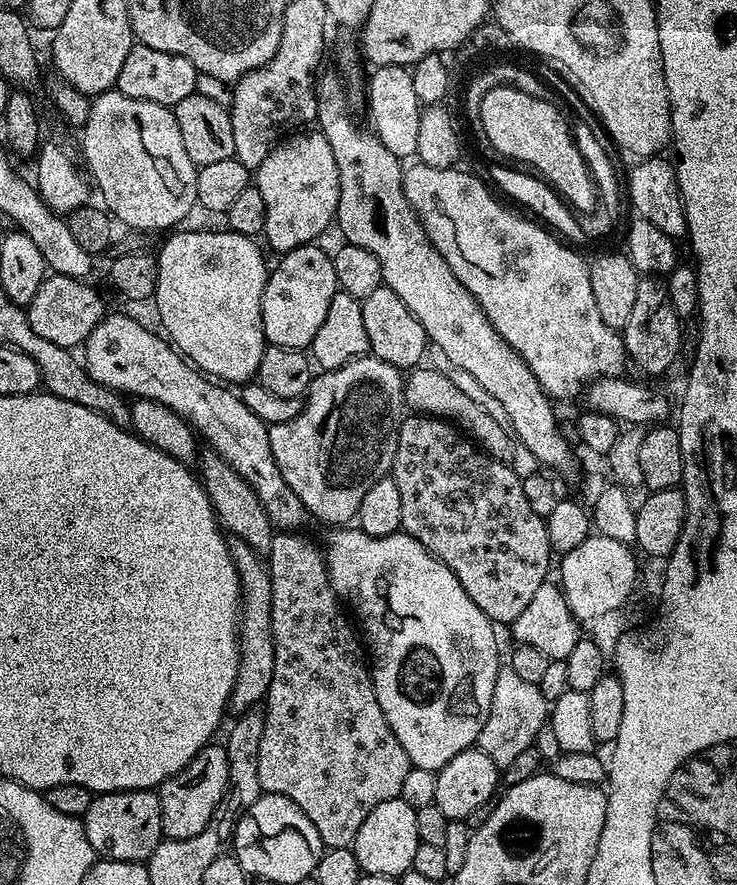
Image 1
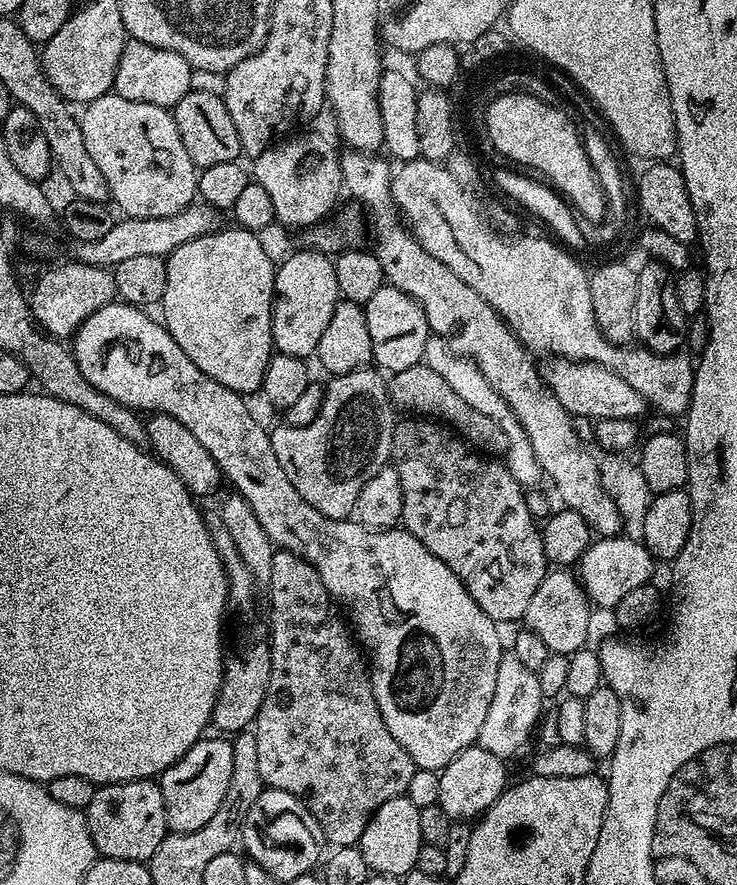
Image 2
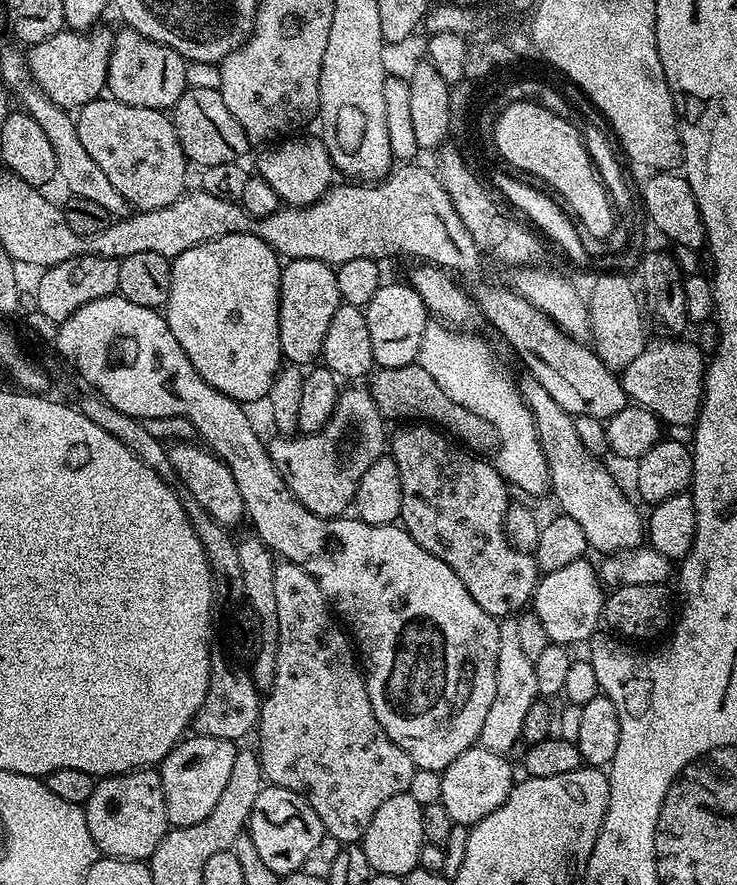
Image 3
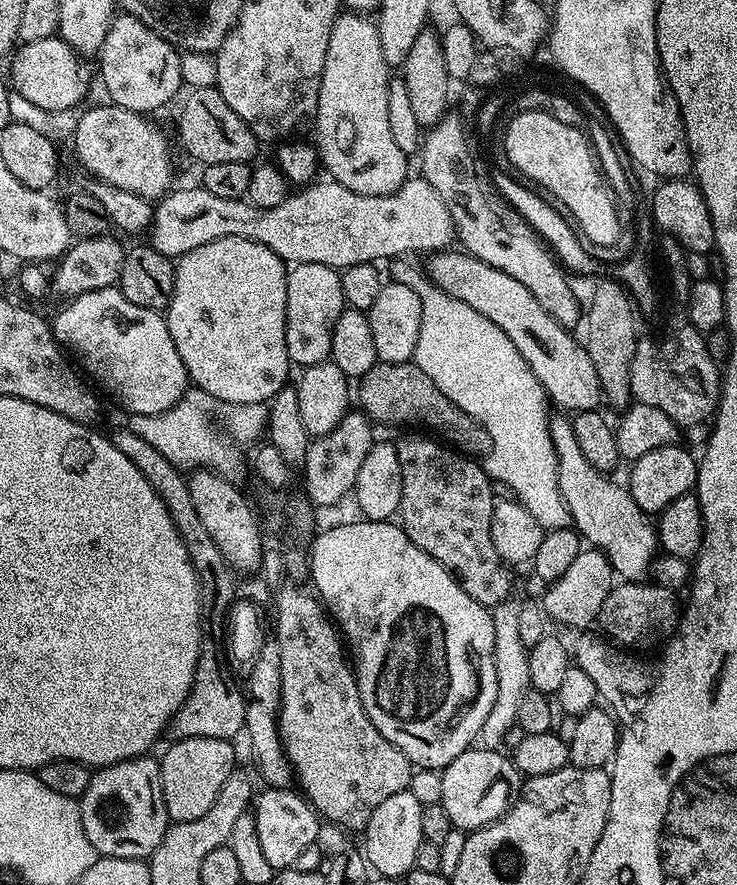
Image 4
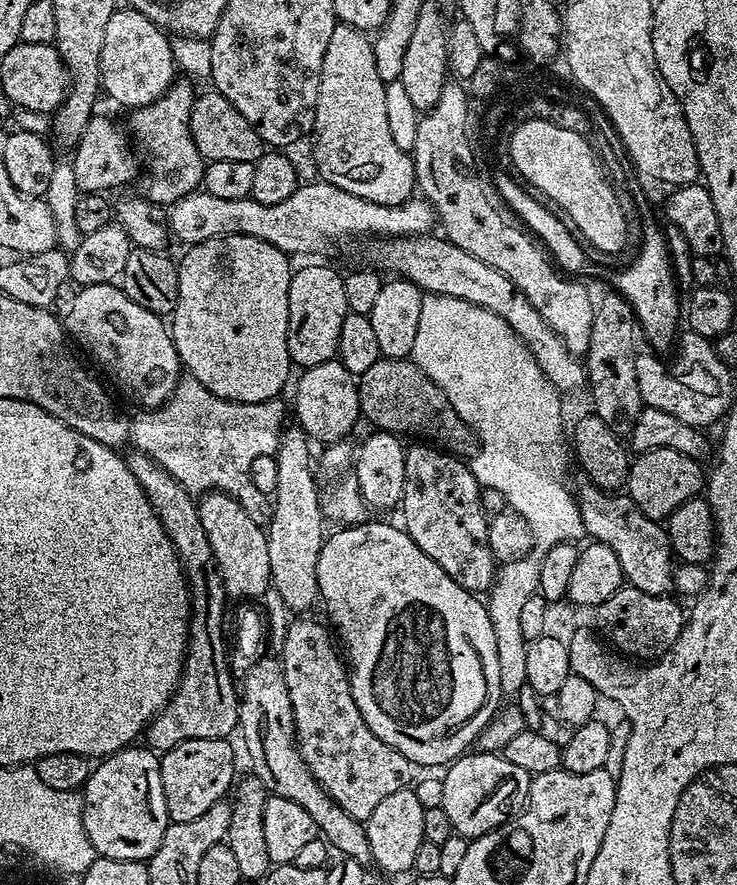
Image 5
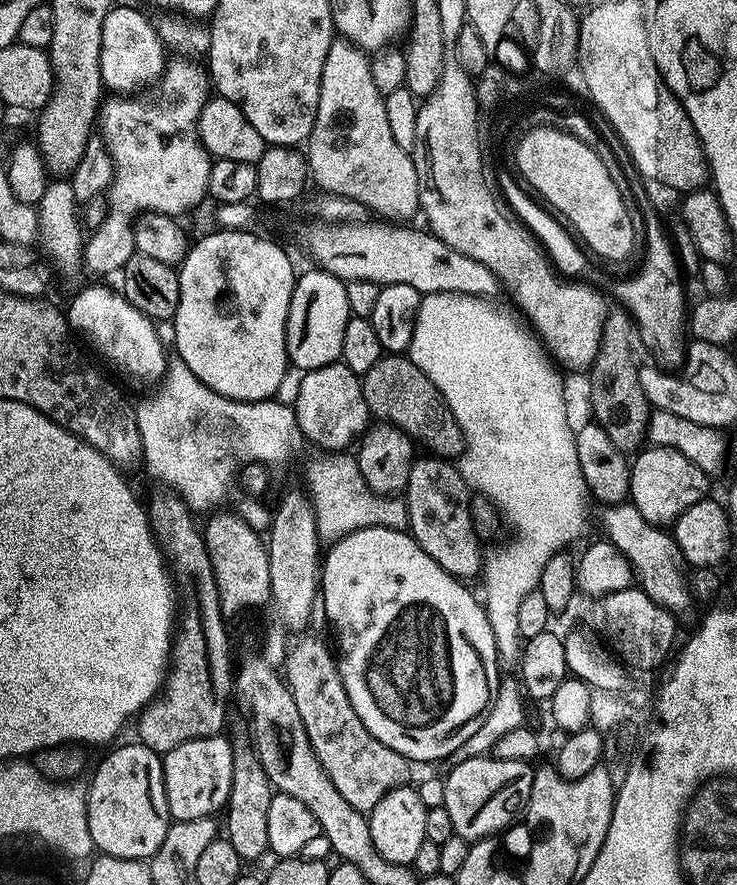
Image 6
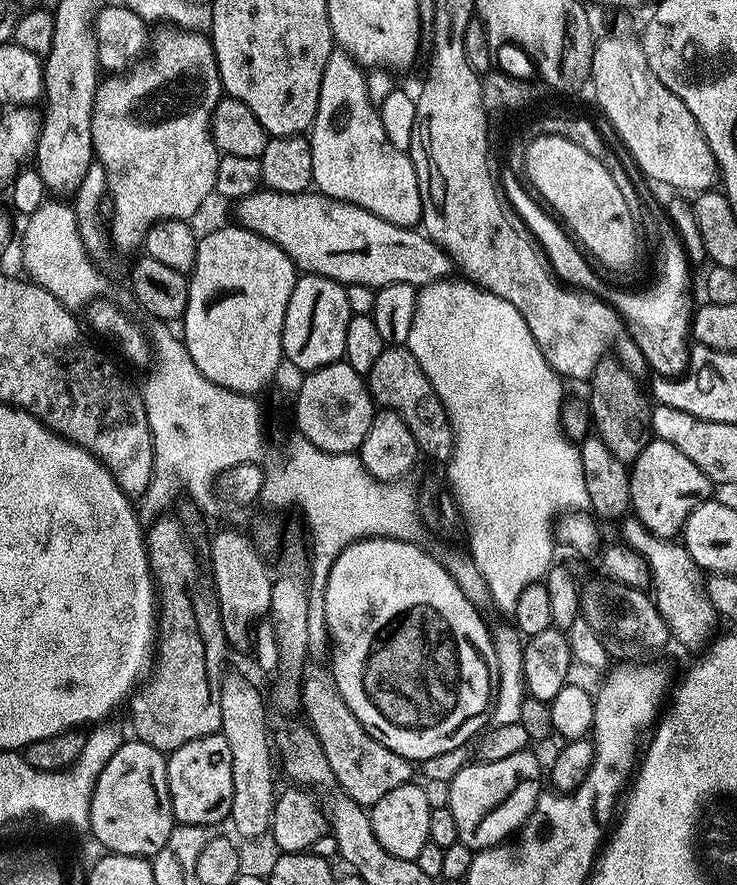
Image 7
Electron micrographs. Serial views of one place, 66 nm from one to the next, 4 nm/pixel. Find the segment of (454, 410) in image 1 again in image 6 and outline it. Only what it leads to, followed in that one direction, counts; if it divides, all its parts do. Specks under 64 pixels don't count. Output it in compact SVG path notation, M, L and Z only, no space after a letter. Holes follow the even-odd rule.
M385 354L379 362L362 377L364 397L369 413L377 421L395 424L417 445L429 448L436 458L456 458L464 451L464 435L456 425L454 414L442 394L418 370L418 366L404 354Z

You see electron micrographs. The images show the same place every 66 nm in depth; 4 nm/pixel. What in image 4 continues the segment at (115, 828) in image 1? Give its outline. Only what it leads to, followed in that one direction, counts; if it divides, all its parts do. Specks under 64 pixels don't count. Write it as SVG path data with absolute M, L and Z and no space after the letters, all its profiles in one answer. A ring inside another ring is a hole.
M151 755L136 756L92 772L90 786L79 797L82 830L100 856L144 860L162 842L170 823L162 794L160 766Z

